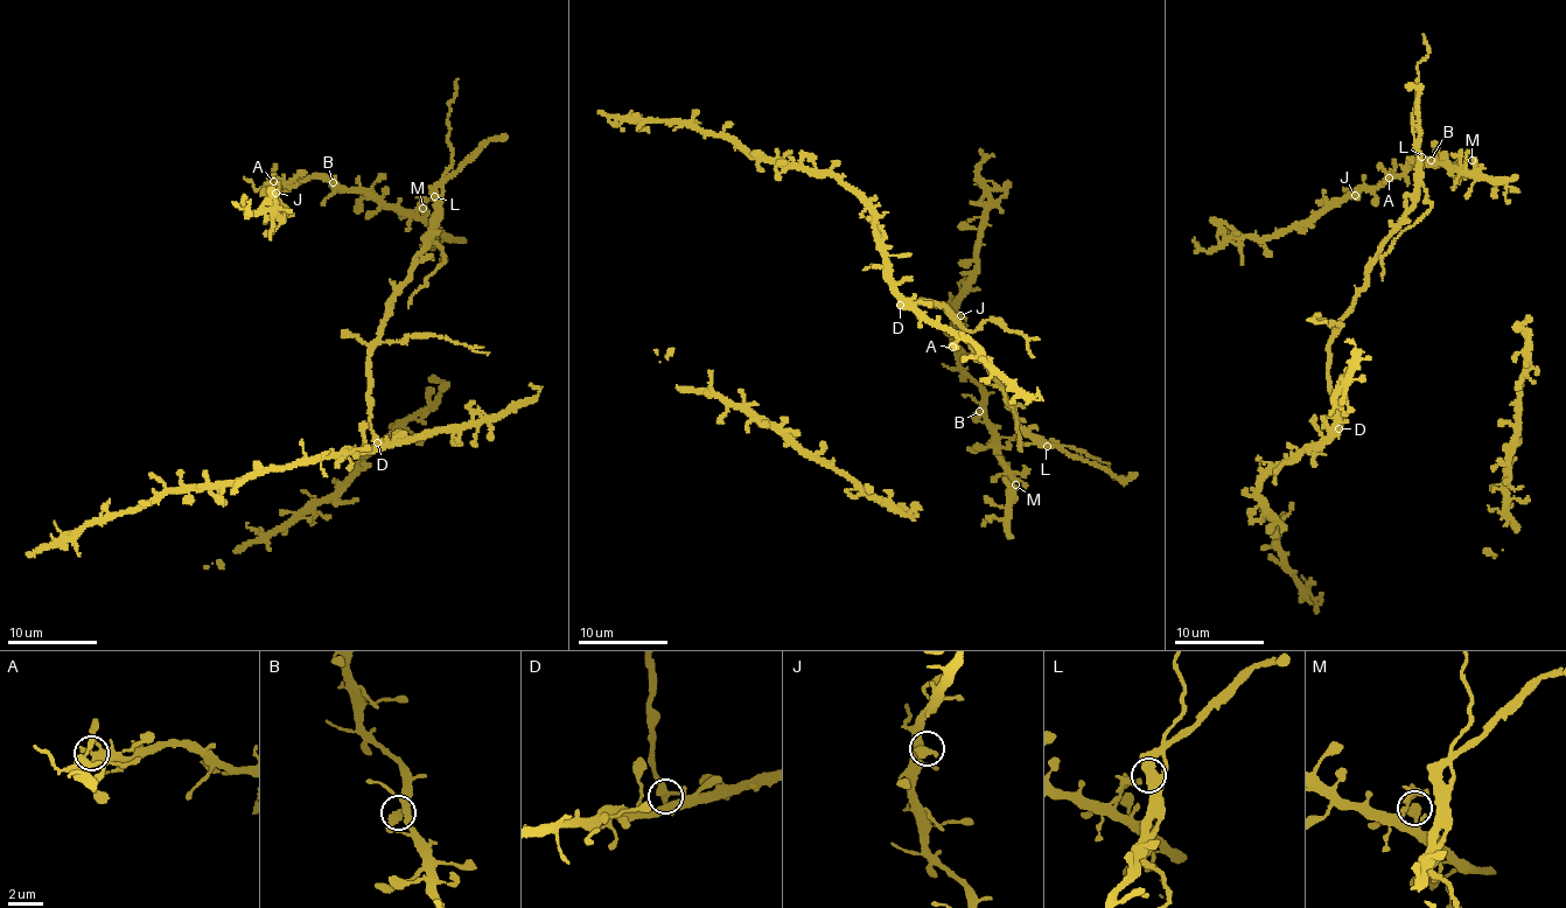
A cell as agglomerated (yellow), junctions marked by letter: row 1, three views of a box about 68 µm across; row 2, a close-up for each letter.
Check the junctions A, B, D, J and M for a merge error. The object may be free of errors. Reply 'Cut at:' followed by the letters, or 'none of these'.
Cut at: D

